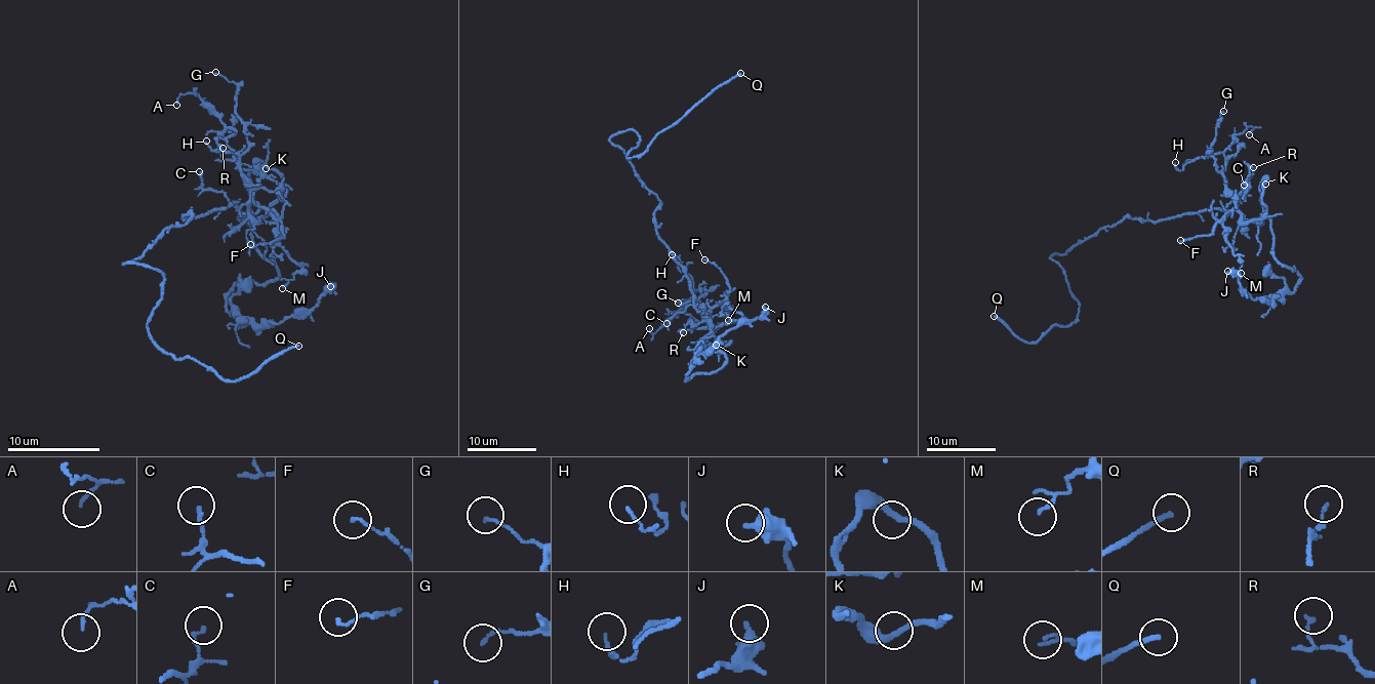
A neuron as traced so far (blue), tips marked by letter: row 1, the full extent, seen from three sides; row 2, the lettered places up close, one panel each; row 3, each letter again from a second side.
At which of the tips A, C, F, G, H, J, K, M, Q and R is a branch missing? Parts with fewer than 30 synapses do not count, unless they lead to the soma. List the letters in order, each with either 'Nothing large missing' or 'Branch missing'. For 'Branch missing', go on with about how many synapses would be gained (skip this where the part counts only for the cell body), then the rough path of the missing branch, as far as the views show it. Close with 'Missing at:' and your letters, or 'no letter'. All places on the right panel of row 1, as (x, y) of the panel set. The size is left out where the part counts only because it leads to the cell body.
A: Nothing large missing
C: Nothing large missing
F: Nothing large missing
G: Nothing large missing
H: Nothing large missing
J: Nothing large missing
K: Nothing large missing
M: Nothing large missing
Q: Branch missing. Course of what is missing: (994, 316), (961, 293), (965, 288)
R: Nothing large missing
Missing at: Q

